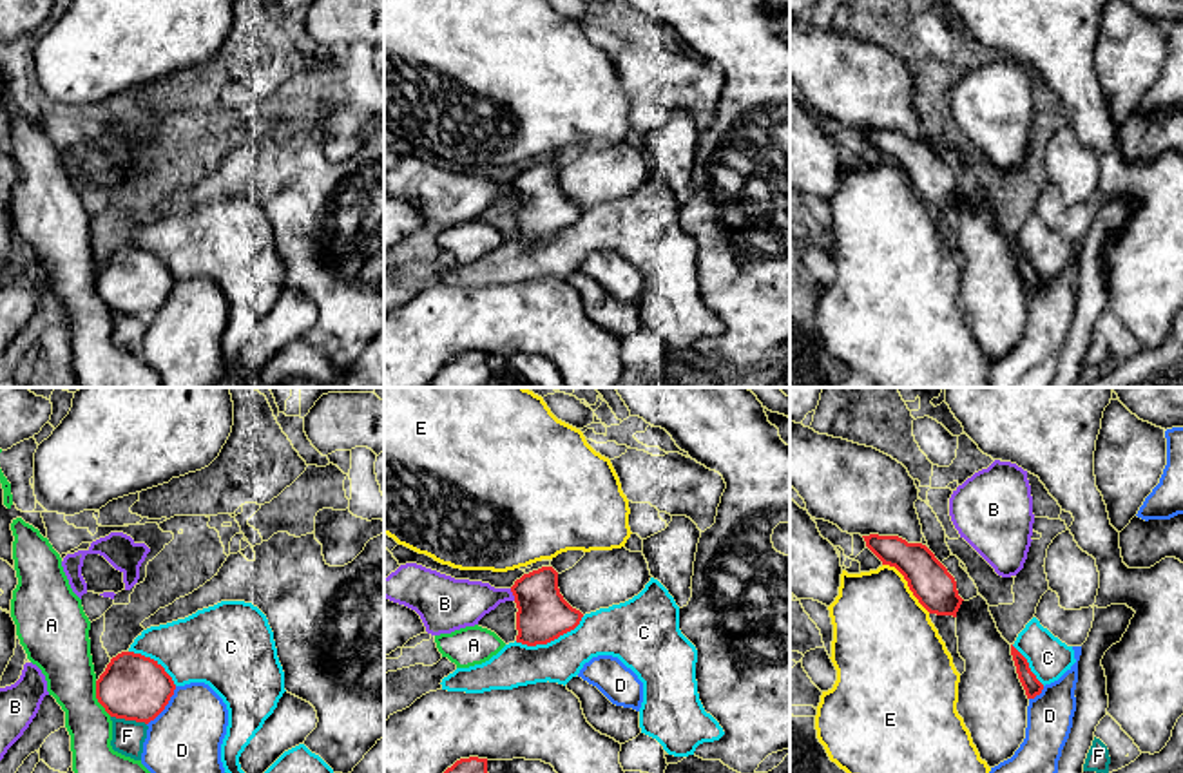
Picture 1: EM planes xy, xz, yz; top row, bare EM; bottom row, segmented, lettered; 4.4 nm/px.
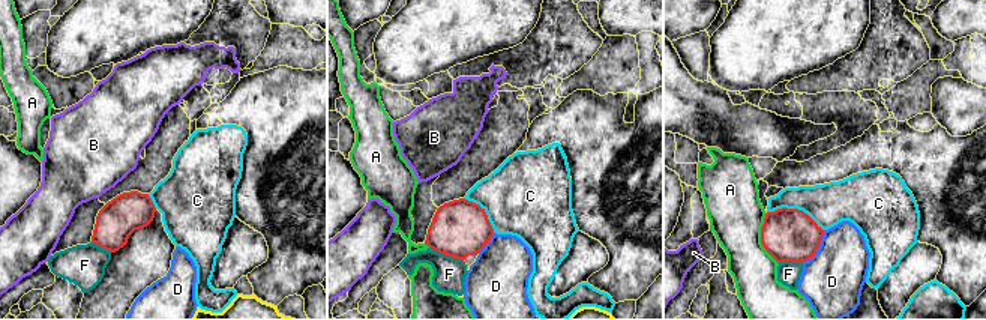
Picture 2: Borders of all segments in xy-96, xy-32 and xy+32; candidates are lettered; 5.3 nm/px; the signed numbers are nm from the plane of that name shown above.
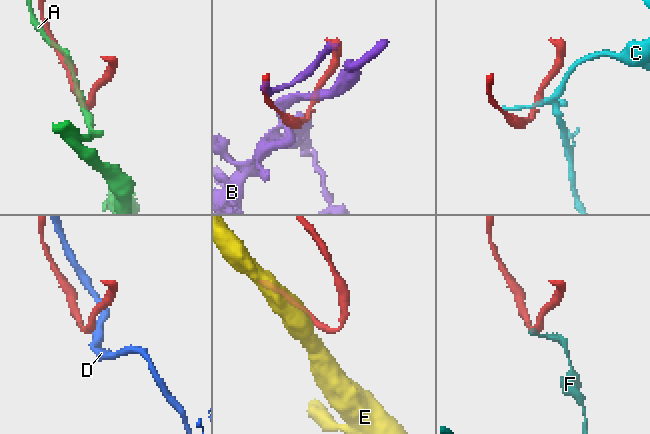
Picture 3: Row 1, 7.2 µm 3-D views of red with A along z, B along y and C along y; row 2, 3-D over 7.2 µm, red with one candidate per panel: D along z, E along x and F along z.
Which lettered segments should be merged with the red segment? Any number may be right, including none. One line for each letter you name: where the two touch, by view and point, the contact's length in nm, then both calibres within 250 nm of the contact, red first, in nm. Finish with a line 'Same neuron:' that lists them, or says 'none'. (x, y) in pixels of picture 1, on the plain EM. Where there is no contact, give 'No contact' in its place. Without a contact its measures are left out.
Same neuron: none

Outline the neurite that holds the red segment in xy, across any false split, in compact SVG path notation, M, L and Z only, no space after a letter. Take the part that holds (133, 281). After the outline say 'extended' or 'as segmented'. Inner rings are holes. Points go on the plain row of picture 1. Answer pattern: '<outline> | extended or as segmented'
M134 246L112 252L96 275L96 293L111 311L145 319L165 304L174 284L158 255Z | as segmented

